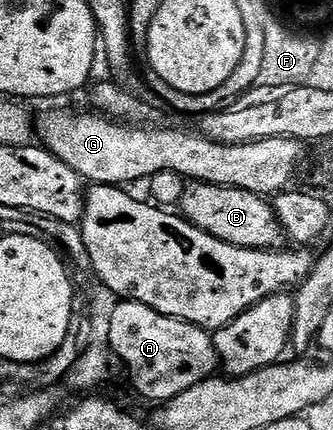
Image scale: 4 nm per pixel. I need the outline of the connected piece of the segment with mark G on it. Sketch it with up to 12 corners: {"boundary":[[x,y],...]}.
{"boundary":[[99,113],[39,116],[38,139],[92,185],[173,171],[275,197],[298,139],[226,145]]}

